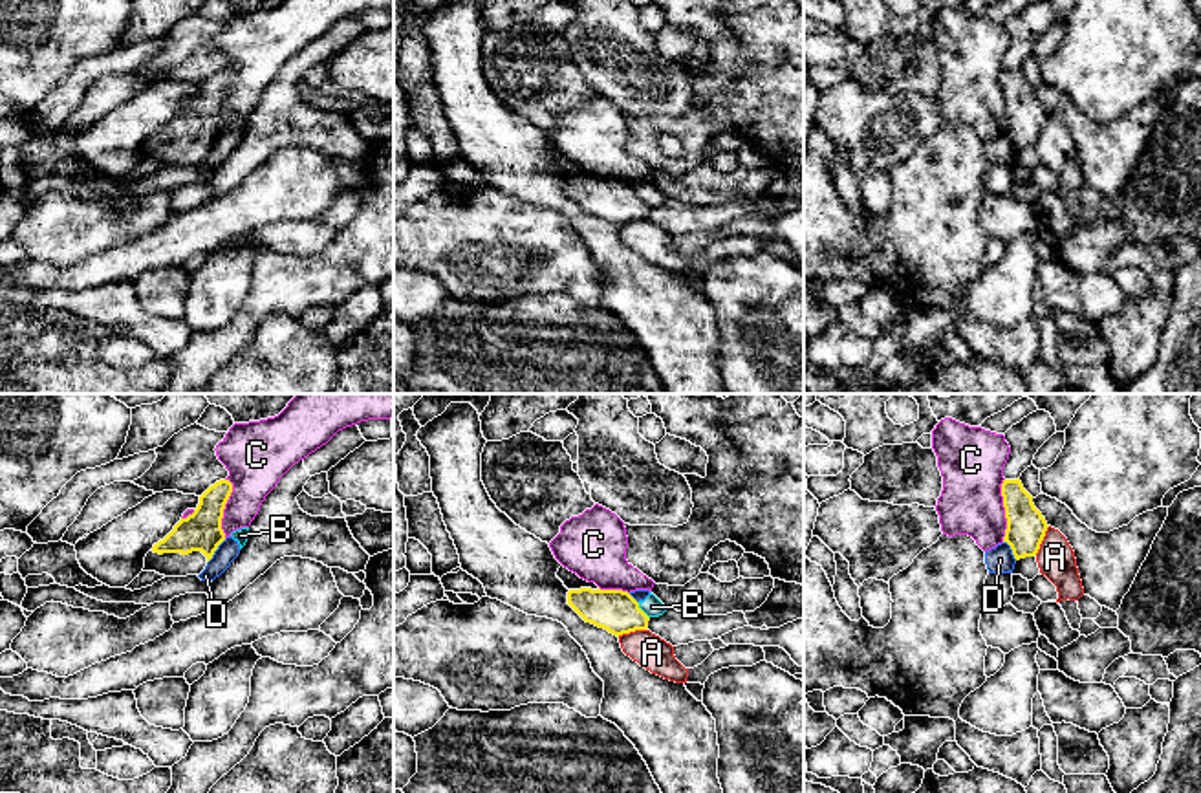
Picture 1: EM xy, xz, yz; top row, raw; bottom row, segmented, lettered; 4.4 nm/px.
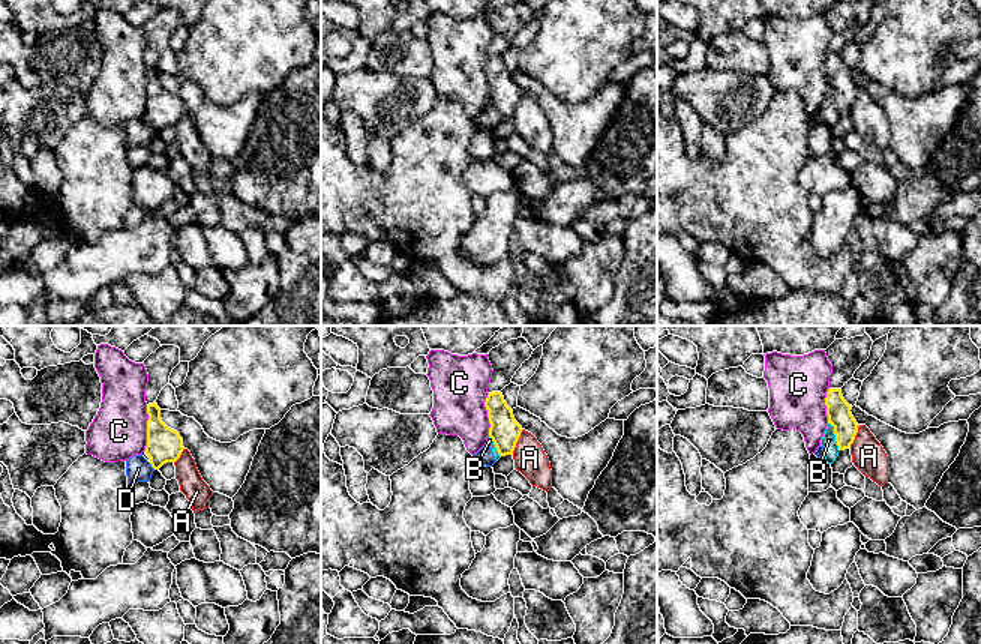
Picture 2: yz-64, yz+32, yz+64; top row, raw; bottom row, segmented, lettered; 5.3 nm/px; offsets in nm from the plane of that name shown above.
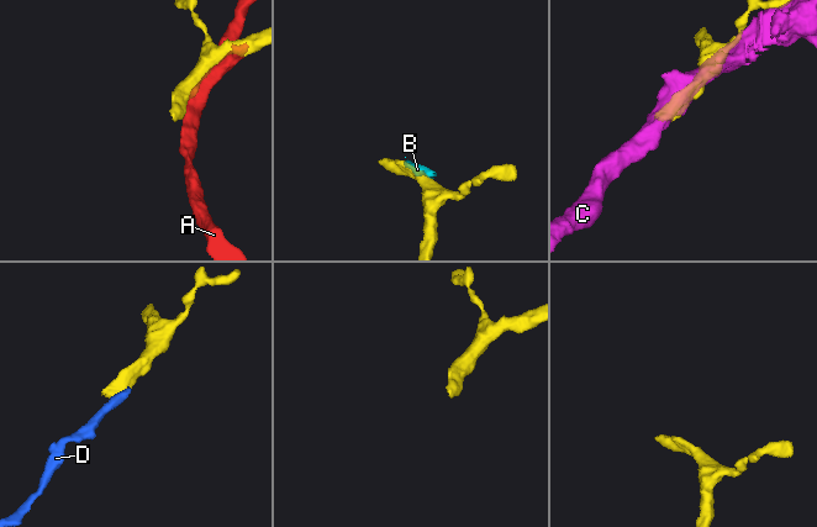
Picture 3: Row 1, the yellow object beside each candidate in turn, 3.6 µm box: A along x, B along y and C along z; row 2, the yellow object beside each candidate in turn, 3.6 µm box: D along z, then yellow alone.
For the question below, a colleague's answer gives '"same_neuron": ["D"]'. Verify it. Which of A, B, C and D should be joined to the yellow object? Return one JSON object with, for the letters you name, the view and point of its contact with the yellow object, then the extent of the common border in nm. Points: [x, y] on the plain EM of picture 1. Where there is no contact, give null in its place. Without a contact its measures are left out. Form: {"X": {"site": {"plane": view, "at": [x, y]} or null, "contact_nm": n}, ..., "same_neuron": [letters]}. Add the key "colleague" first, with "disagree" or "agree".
{"colleague": "disagree", "same_neuron": []}

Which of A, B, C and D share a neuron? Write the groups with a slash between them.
A / B D / C

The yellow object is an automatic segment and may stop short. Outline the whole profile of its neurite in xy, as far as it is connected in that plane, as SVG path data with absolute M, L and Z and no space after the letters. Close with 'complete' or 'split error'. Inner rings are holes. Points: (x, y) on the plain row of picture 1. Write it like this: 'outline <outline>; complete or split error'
outline M229 70L211 75L192 104L181 108L174 119L145 147L143 161L165 167L200 165L225 130L222 119L223 99L233 82Z; split error

